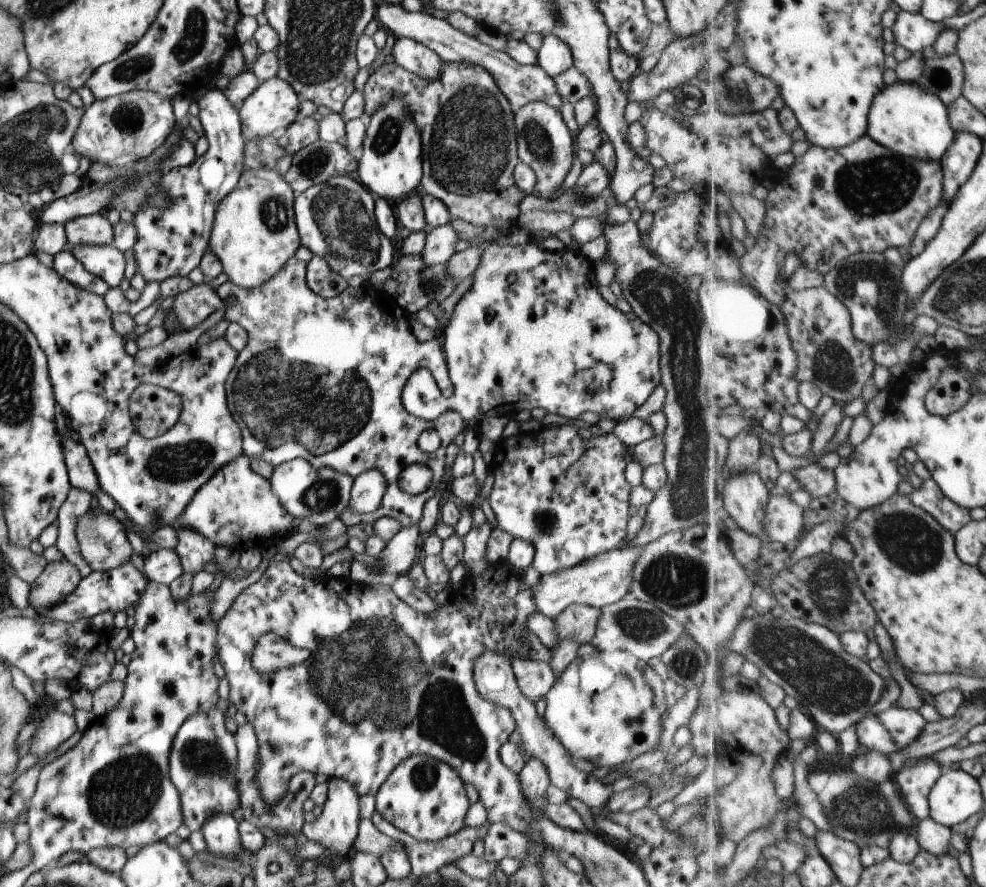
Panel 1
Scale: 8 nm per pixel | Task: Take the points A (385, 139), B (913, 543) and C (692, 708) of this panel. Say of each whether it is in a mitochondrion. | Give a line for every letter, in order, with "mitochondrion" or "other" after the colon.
A: mitochondrion
B: mitochondrion
C: other

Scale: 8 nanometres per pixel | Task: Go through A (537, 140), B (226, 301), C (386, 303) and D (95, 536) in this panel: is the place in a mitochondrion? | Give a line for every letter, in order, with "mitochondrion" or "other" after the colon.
A: mitochondrion
B: other
C: other
D: mitochondrion

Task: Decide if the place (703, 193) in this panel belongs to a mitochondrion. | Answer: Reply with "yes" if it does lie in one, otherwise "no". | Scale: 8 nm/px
no

